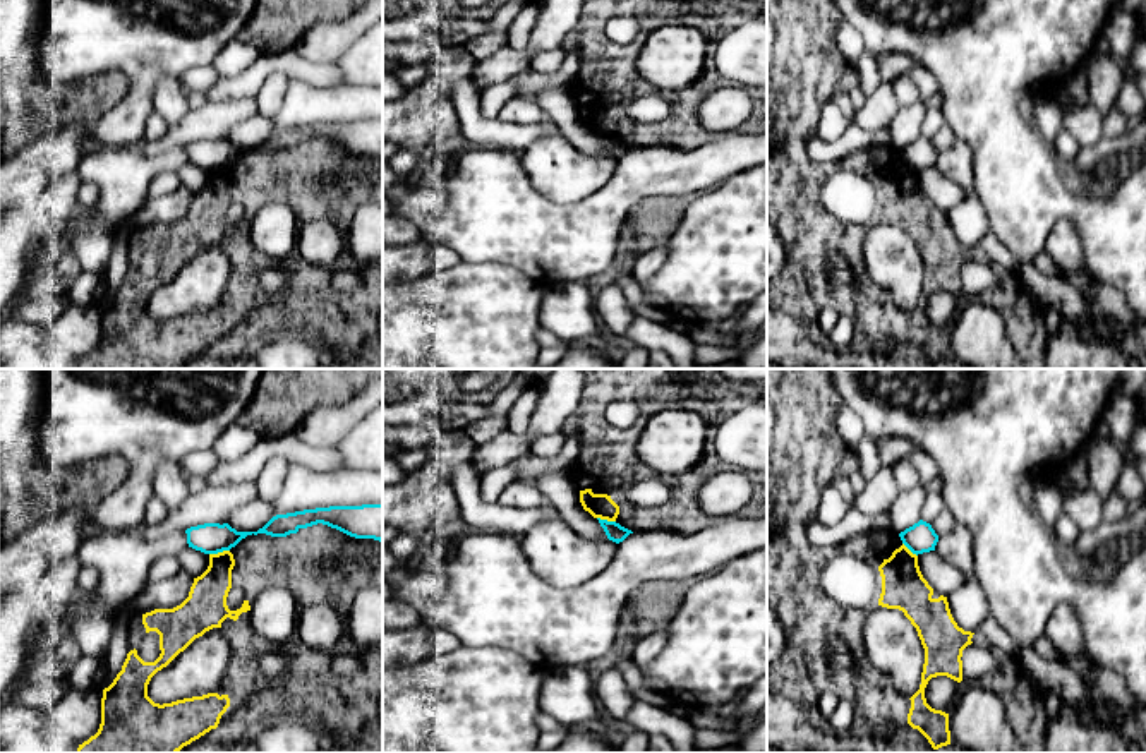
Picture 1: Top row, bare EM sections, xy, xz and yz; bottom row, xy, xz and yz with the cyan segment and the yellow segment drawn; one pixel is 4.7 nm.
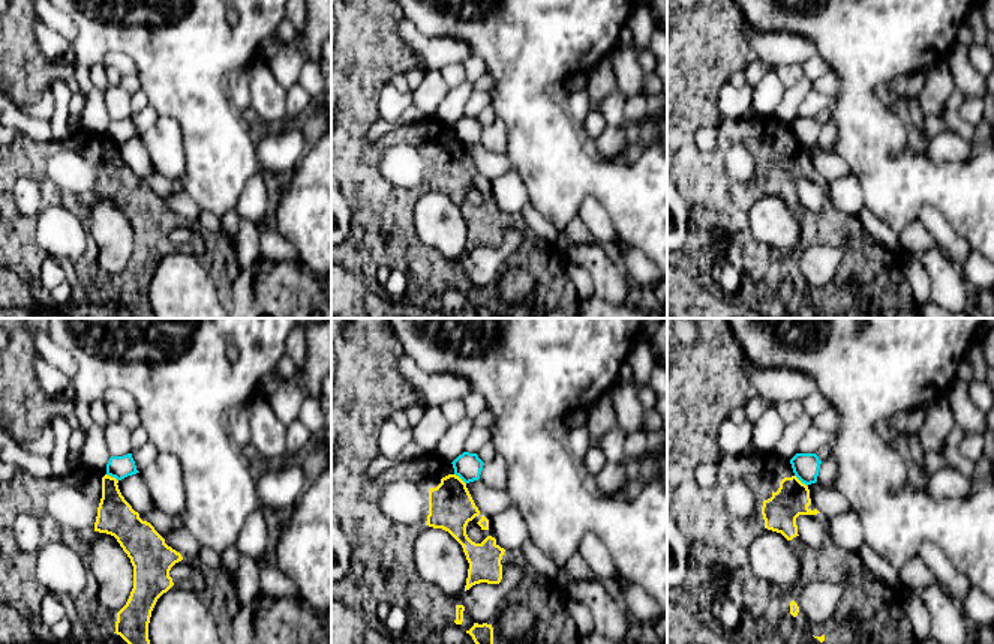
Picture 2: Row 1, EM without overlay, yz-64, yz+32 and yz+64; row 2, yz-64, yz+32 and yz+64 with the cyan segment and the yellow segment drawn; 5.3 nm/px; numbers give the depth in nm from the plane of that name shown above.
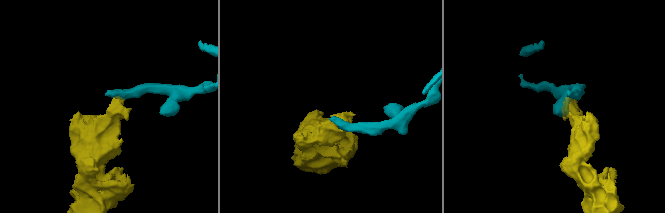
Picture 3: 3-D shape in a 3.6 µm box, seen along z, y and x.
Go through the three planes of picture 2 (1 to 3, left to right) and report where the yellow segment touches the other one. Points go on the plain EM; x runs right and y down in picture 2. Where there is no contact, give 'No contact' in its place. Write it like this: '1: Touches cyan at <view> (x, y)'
1: Touches cyan at yz-64 (113, 140)
2: Touches cyan at yz+32 (461, 141)
3: Touches cyan at yz+64 (801, 144)

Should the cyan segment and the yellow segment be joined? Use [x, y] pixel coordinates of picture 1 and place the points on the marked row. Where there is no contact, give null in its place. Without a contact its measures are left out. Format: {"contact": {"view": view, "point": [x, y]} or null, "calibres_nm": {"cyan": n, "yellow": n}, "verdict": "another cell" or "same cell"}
{"contact": {"view": "xy", "point": [218, 551]}, "calibres_nm": {"cyan": 140, "yellow": 190}, "verdict": "another cell"}

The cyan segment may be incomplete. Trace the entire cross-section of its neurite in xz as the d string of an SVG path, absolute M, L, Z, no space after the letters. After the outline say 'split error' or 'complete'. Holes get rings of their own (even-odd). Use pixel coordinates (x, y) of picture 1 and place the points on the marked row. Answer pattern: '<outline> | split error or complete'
M597 518L597 520L599 520L600 527L604 528L607 539L616 544L623 542L630 533L633 533L631 530L621 527L616 521L607 521L607 520L600 520L600 518Z | complete

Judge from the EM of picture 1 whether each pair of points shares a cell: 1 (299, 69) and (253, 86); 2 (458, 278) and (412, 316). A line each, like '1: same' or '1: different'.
1: same
2: same

